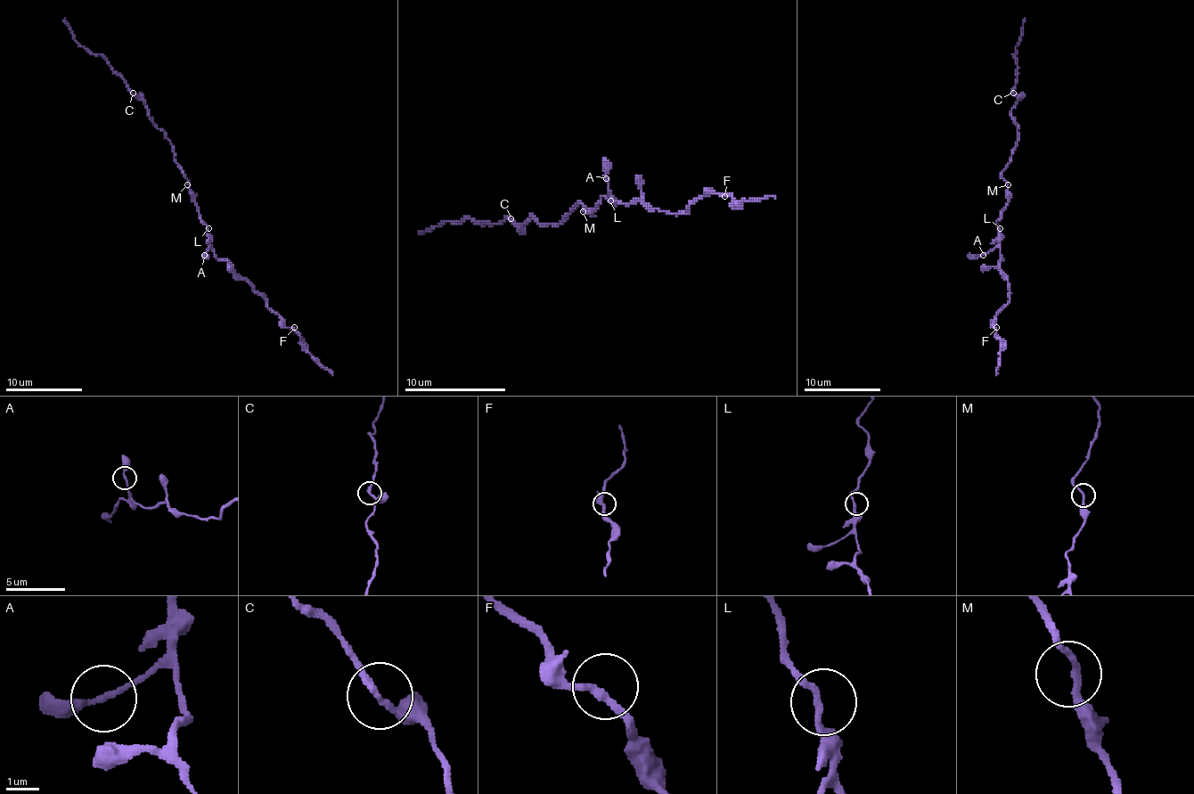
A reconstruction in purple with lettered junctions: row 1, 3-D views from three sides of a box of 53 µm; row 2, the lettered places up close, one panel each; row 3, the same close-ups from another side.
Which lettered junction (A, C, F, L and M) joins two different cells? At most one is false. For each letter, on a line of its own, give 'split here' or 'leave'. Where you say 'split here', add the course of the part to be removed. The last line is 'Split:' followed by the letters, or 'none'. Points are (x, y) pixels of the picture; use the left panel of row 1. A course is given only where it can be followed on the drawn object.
A: leave
C: leave
F: leave
L: leave
M: leave
Split: none

